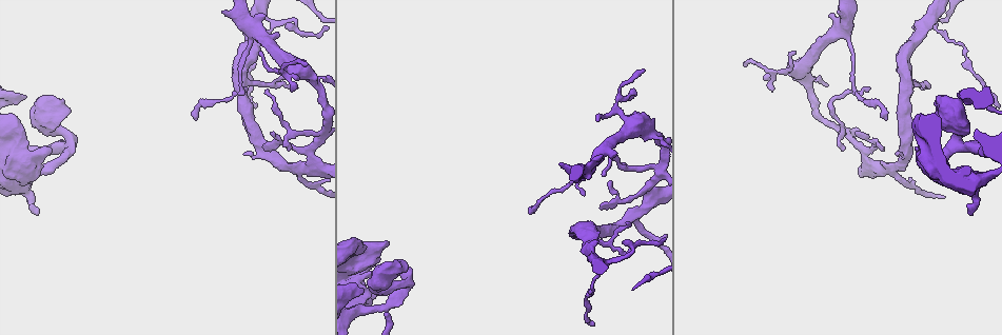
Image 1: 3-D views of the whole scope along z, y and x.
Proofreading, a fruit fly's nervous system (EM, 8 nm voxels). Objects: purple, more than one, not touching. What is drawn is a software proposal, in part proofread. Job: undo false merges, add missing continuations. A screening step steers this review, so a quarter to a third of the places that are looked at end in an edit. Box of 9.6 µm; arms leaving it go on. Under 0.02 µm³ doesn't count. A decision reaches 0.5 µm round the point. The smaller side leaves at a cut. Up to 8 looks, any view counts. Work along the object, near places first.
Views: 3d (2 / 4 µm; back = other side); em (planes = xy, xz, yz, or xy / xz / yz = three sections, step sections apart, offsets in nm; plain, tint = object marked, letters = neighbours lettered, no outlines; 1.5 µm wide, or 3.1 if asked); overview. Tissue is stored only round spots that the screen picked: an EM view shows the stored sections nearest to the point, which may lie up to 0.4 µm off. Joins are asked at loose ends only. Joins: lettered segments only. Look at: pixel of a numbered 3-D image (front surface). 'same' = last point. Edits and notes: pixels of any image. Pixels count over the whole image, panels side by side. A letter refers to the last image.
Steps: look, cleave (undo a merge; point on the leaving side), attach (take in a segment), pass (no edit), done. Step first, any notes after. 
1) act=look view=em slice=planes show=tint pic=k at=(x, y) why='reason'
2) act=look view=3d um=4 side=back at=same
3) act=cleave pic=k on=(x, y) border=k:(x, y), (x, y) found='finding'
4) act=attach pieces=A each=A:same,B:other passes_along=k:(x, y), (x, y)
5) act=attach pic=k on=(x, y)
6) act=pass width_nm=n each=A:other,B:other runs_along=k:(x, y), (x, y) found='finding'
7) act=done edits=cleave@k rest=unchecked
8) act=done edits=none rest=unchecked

act=look view=em slice=xz step=4 show=letters pic=1 at=(644, 70) why='thin end'

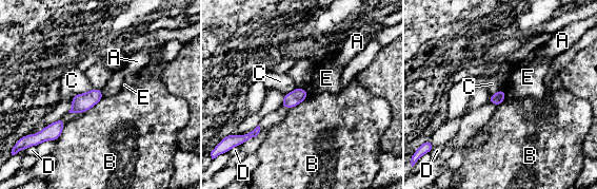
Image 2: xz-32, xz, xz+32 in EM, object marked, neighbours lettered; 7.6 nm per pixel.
act=pass each=A:other,B:other,C:other,D:other,E:other border=2:(100, 89), (103, 96) found='none of them fits'

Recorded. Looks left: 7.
act=look view=em slice=xz step=8 show=tint pic=1 at=(601, 156) why='branch stops here'

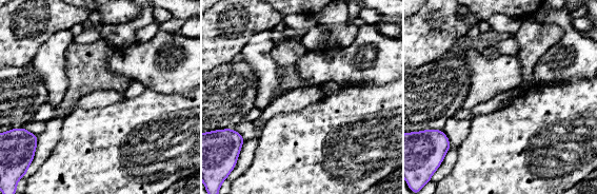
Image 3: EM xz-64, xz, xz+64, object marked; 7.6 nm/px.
act=look view=em slice=planes show=letters at=same

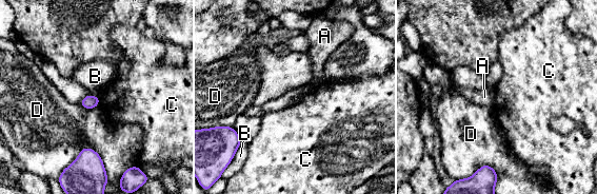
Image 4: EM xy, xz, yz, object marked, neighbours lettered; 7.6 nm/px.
act=pass each=A:other,B:other,C:other,D:other border=4:(81, 148), (100, 156), (107, 175) found='none of them fits'

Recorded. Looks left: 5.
act=look view=em slice=planes show=tint pic=1 at=(923, 90) why='tapers out'

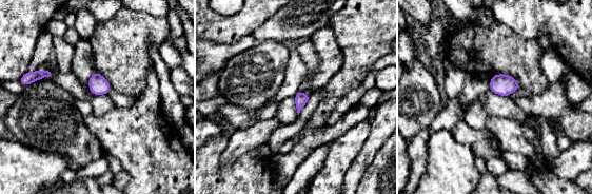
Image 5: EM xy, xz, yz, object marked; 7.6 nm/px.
act=look view=em slice=planes show=letters at=same why='see the neighbours'

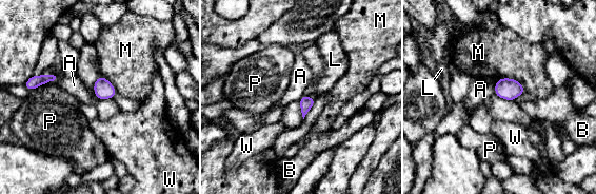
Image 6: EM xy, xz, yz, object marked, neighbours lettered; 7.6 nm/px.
act=pass each=A:other,B:other,L:other,M:other,P:other,W:other border=6:(496, 81), (494, 94) found='no lettered segment goes on from it'

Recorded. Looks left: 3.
act=look view=3d um=2 side=back pic=1 at=(50, 149) why='stops while still wide'

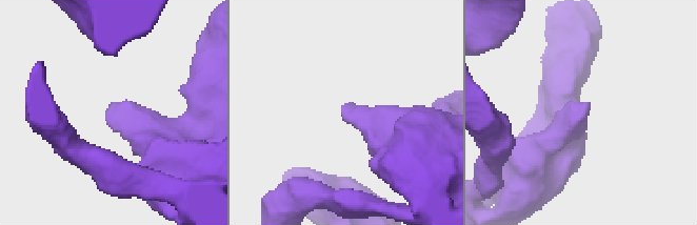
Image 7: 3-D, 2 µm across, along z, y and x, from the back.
act=look view=em slice=planes show=letters pic=7 at=(110, 114)

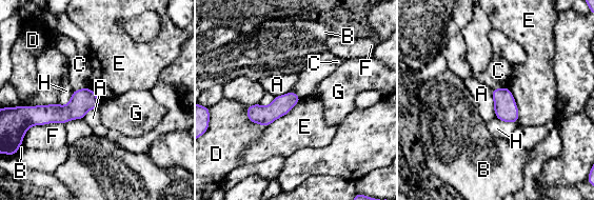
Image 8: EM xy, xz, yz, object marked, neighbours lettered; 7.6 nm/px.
act=pass longest_contact=E:300nm each=A:other,B:other,C:other,D:other,E:other,F:other,G:other,H:other found='none of them fits'

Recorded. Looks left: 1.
act=done edits=none rest=unchecked

